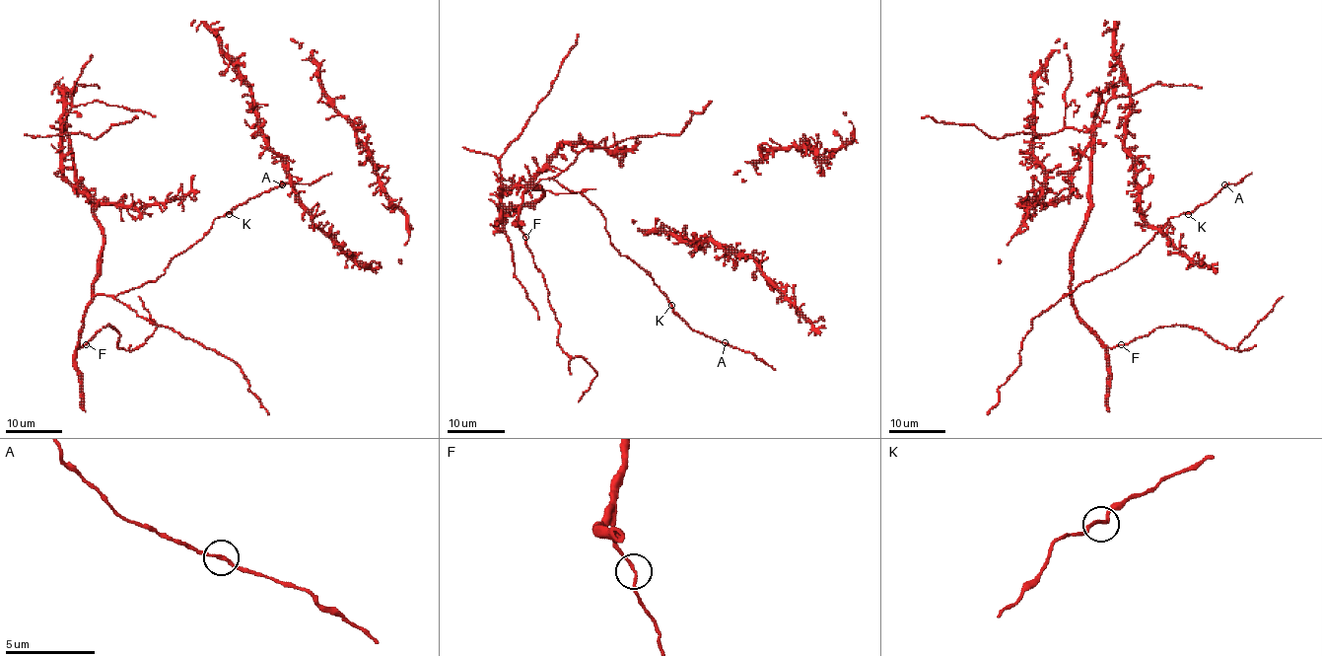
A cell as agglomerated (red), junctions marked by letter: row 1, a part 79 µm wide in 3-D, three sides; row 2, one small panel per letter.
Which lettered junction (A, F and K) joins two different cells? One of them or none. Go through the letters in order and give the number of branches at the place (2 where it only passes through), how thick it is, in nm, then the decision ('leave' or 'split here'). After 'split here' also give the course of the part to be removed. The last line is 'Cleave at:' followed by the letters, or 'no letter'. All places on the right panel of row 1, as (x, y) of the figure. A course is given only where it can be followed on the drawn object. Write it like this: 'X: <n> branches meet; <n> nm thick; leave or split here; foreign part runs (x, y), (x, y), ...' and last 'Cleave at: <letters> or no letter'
A: 2 branches meet; 160 nm thick; leave
F: 2 branches meet; 160 nm thick; leave
K: 2 branches meet; 150 nm thick; leave
Cleave at: no letter

